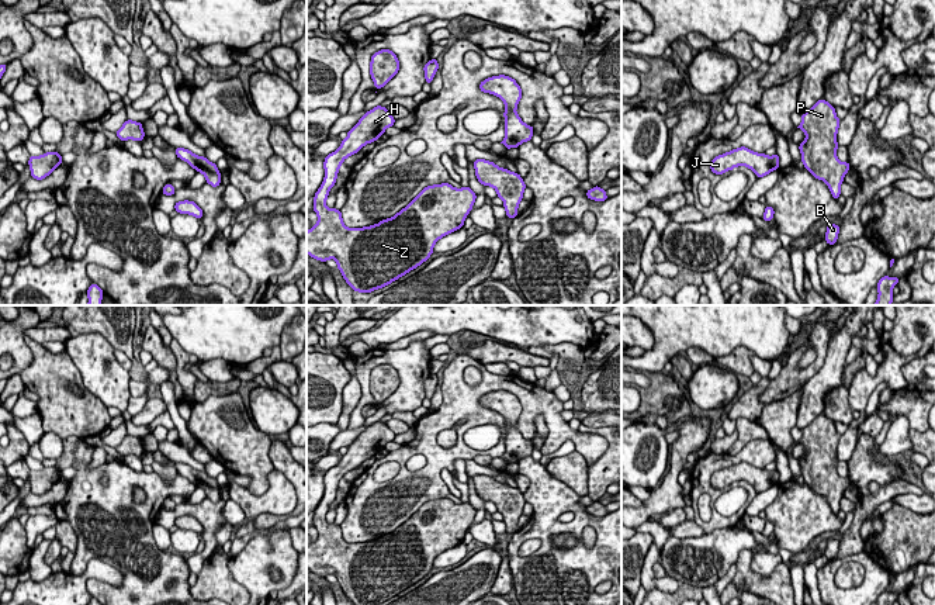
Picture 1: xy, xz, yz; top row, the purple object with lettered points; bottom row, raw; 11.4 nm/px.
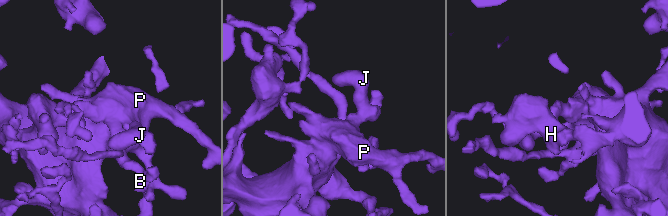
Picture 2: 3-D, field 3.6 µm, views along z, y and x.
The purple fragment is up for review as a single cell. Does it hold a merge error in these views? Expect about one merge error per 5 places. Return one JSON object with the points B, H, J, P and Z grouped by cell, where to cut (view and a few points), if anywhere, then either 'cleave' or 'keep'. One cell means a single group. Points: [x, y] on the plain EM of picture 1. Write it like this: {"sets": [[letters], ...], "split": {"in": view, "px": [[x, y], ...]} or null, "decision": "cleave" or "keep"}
{"sets": [["B", "H", "J", "P", "Z"]], "split": null, "decision": "keep"}

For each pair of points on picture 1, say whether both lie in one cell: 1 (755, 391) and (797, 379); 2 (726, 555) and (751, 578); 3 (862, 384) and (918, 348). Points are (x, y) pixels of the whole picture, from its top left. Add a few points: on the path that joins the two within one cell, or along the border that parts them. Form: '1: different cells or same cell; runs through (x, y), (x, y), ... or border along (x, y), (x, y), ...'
1: different cells; border along (771, 380), (759, 397), (762, 404)
2: different cells; border along (752, 550), (744, 549), (730, 569), (713, 584)
3: same cell; runs through (876, 380), (904, 352)

